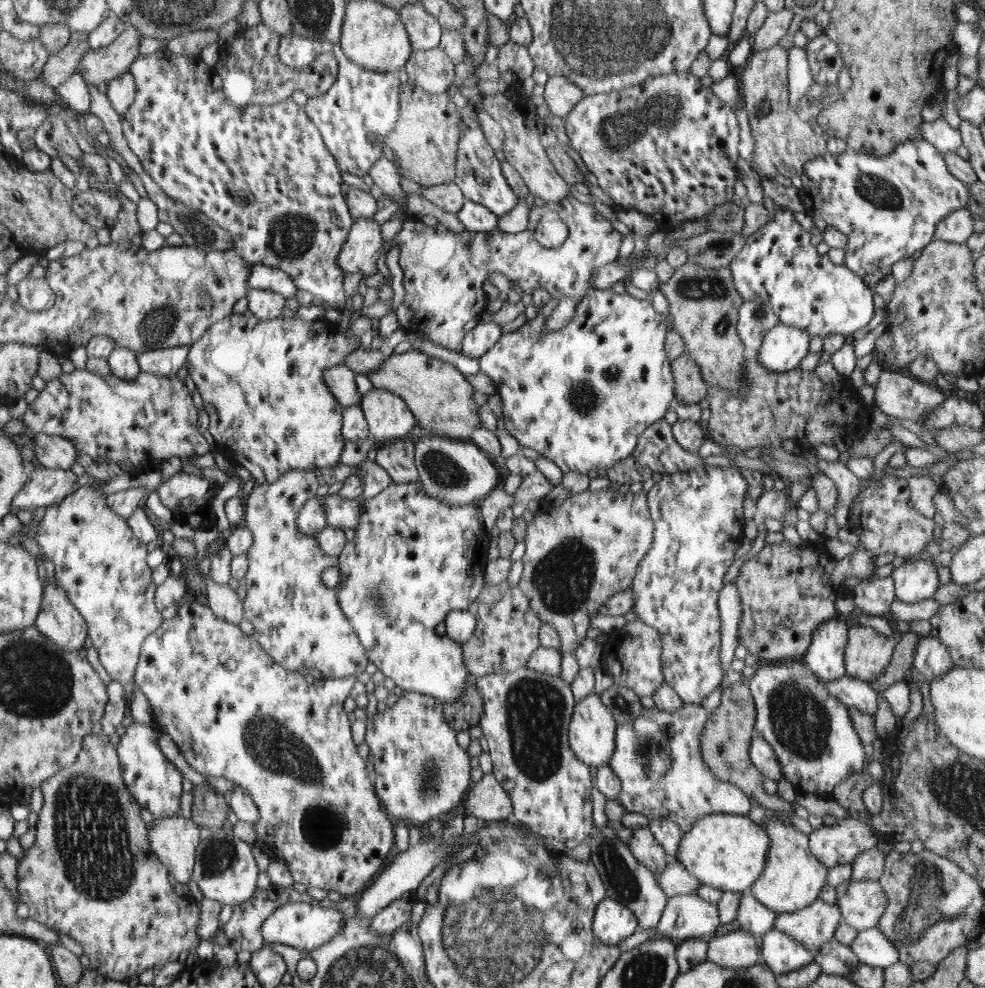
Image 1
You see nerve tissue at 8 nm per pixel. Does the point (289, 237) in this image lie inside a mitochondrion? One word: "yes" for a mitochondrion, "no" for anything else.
yes

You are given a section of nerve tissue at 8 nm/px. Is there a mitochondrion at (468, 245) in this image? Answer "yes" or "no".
yes

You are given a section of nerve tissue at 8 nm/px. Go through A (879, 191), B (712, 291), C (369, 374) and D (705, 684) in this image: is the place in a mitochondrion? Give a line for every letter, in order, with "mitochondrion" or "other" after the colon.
A: mitochondrion
B: mitochondrion
C: other
D: other

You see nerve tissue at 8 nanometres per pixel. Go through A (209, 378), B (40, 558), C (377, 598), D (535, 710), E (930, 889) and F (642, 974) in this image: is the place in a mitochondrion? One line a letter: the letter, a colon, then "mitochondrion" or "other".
A: other
B: other
C: mitochondrion
D: mitochondrion
E: mitochondrion
F: mitochondrion

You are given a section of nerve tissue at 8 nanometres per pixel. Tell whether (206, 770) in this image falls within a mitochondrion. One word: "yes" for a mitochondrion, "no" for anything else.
no

